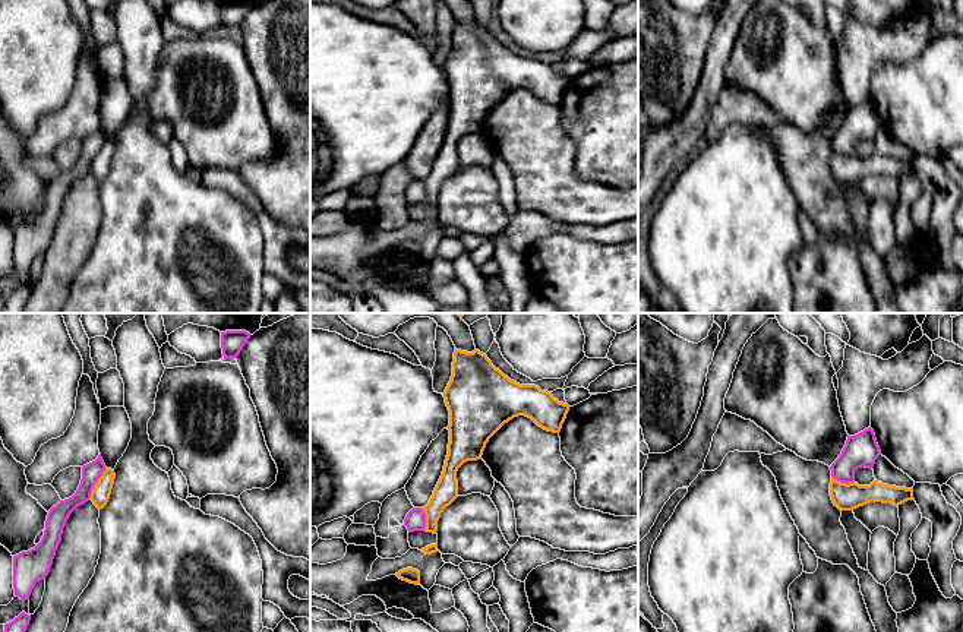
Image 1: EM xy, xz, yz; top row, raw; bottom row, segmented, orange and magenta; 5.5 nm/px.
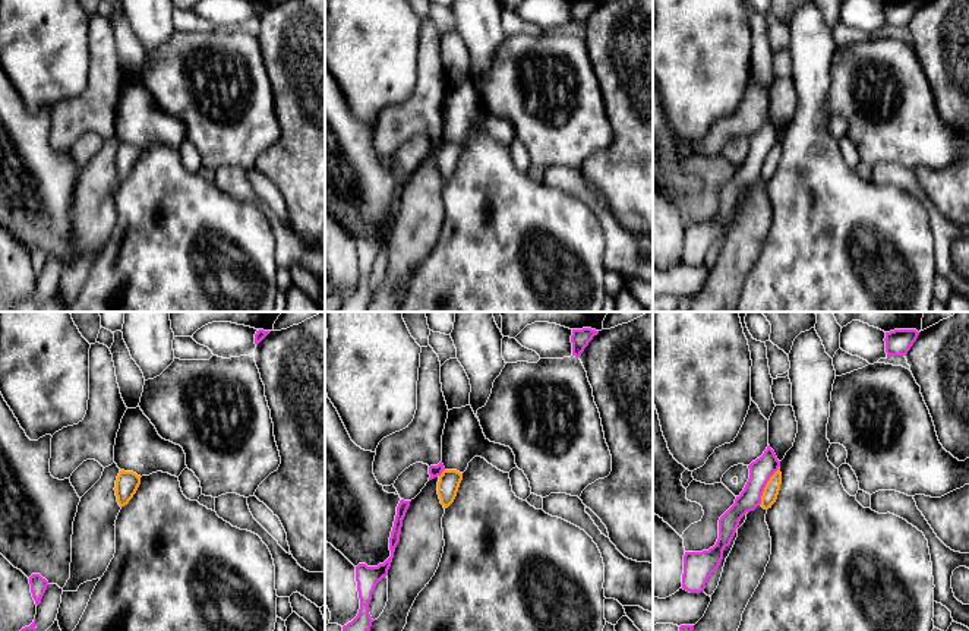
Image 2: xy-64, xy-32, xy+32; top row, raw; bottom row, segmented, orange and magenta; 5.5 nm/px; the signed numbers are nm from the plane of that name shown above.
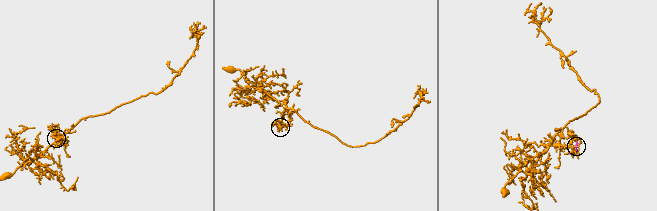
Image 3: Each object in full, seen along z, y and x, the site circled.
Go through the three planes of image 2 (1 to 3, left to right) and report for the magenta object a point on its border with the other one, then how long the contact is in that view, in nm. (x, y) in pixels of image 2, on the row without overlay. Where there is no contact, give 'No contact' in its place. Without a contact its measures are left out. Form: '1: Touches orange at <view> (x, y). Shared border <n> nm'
1: No contact
2: Touches orange at xy-32 (442, 145). Shared border 50 nm
3: Touches orange at xy+32 (766, 158). Shared border 240 nm

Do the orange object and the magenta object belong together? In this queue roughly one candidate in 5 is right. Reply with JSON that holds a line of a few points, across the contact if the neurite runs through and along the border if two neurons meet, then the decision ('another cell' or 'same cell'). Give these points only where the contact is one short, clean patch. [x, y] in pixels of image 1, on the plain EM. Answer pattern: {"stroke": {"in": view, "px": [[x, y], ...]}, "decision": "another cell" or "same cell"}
{"stroke": {"in": "xy", "px": [[106, 139], [90, 170]]}, "decision": "another cell"}

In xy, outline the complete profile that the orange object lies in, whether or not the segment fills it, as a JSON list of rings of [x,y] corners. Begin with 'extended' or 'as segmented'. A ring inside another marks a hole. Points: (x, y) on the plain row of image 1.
as segmented; [[[105,140],[102,148],[95,155],[91,165],[91,173],[98,181],[102,181],[107,177],[114,157],[114,151],[116,151],[114,142]]]

